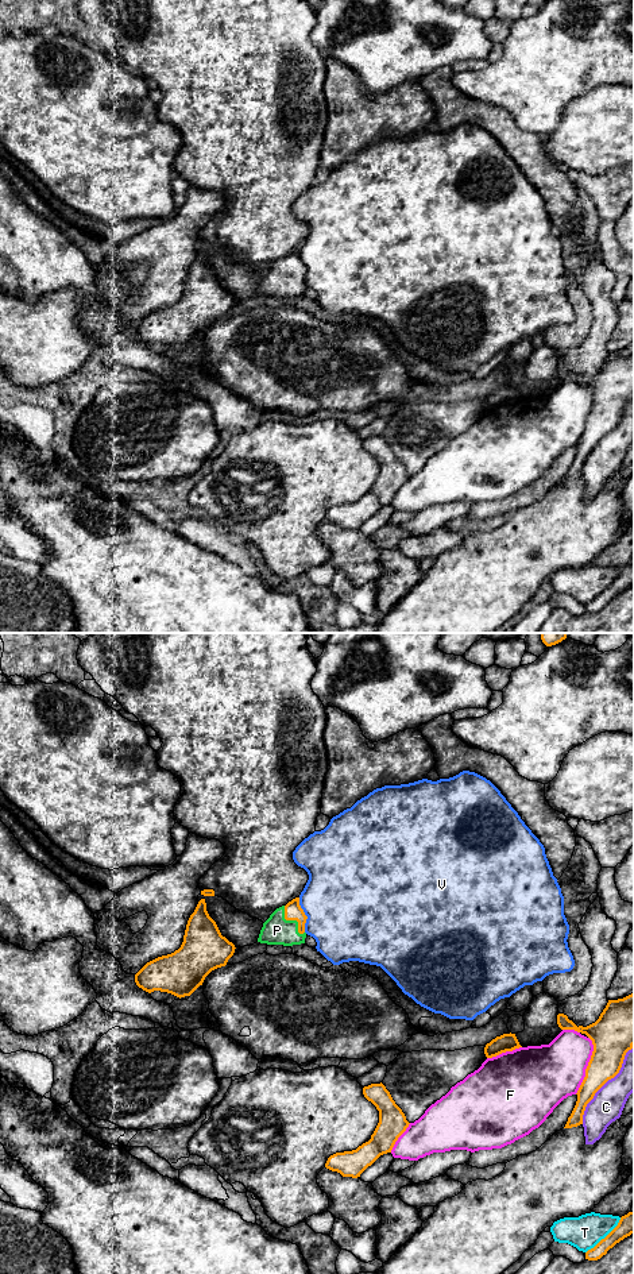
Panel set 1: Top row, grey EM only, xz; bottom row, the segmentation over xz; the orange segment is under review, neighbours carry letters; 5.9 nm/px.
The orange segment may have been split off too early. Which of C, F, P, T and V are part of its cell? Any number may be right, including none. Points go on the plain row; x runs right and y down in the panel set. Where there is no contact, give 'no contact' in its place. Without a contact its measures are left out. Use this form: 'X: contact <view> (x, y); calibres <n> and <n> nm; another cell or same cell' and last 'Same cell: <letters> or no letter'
C: contact xz (603, 436); calibres 200 and 190 nm; another cell
F: contact xz (588, 417); calibres 260 and 360 nm; another cell
P: contact xz (292, 271); calibres 110 and 170 nm; same cell
T: contact xz (606, 589); calibres 130 and 200 nm; another cell
V: contact xz (305, 267); calibres 110 and 480 nm; another cell
Same cell: P

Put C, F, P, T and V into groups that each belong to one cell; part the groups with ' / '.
C / F / P / T / V

